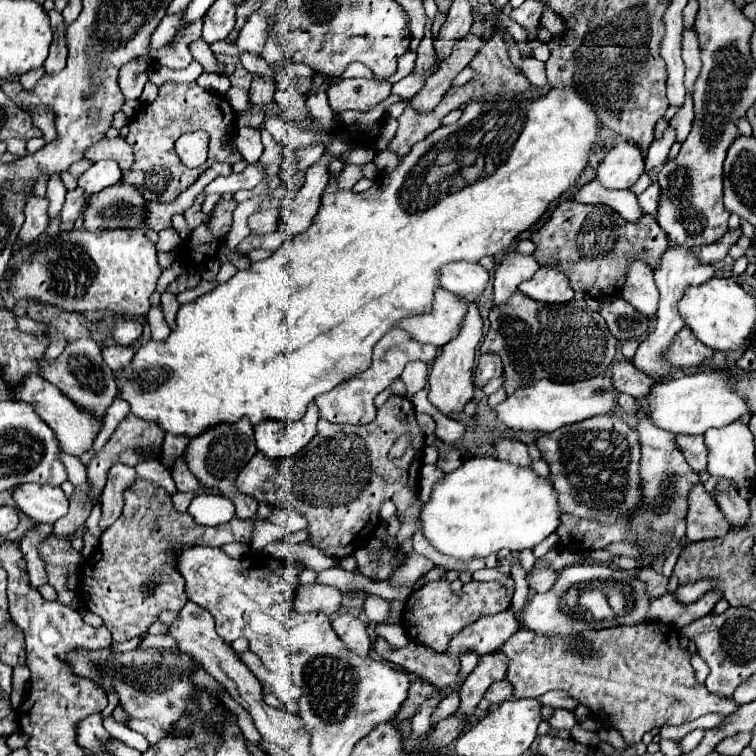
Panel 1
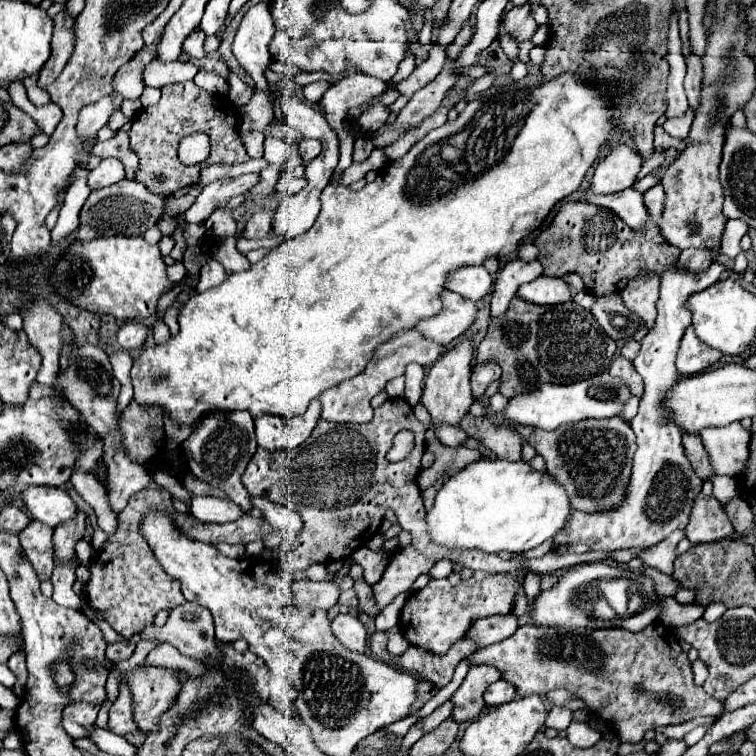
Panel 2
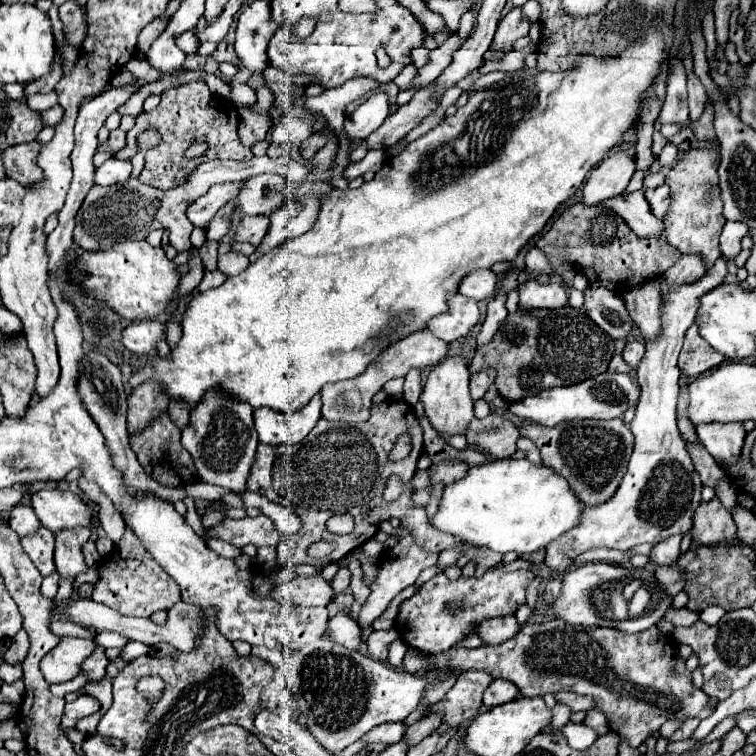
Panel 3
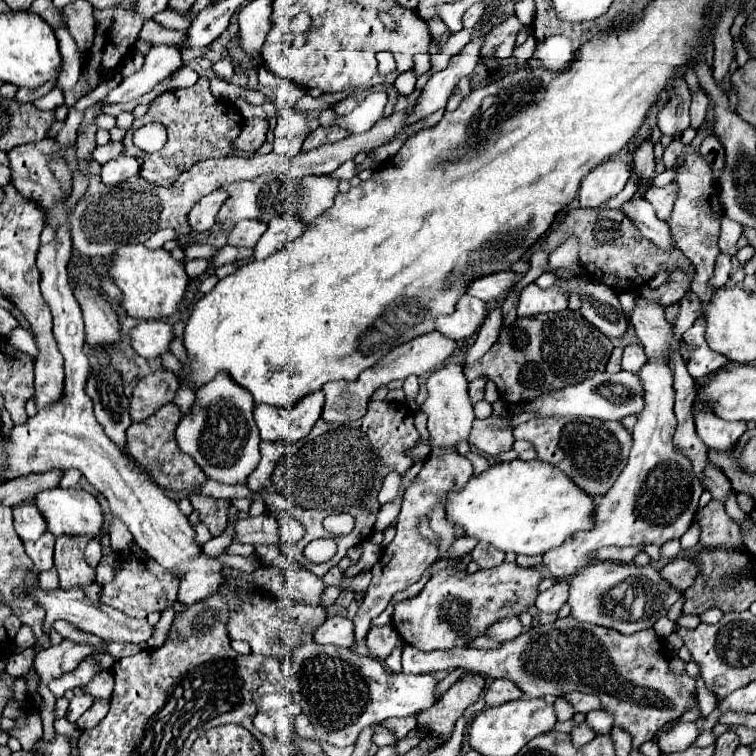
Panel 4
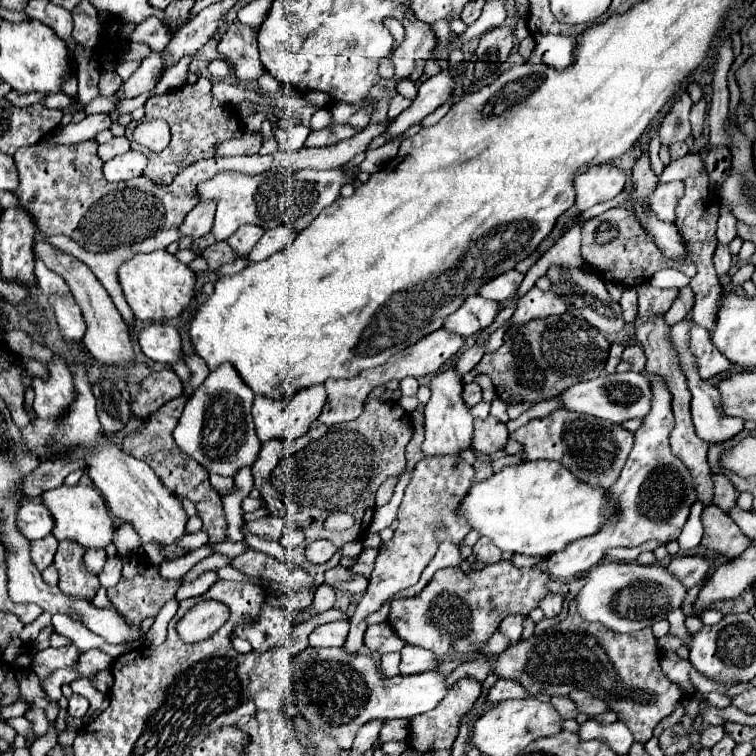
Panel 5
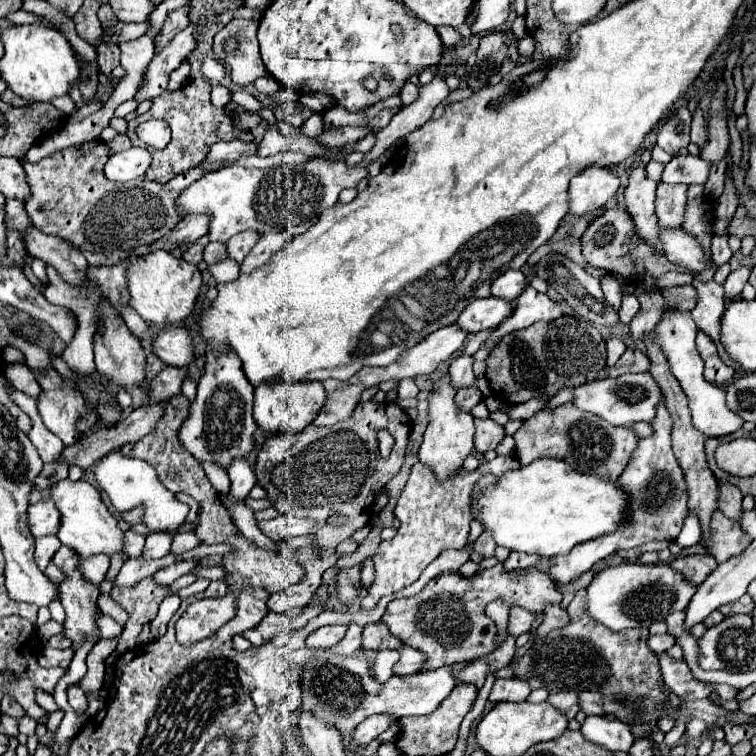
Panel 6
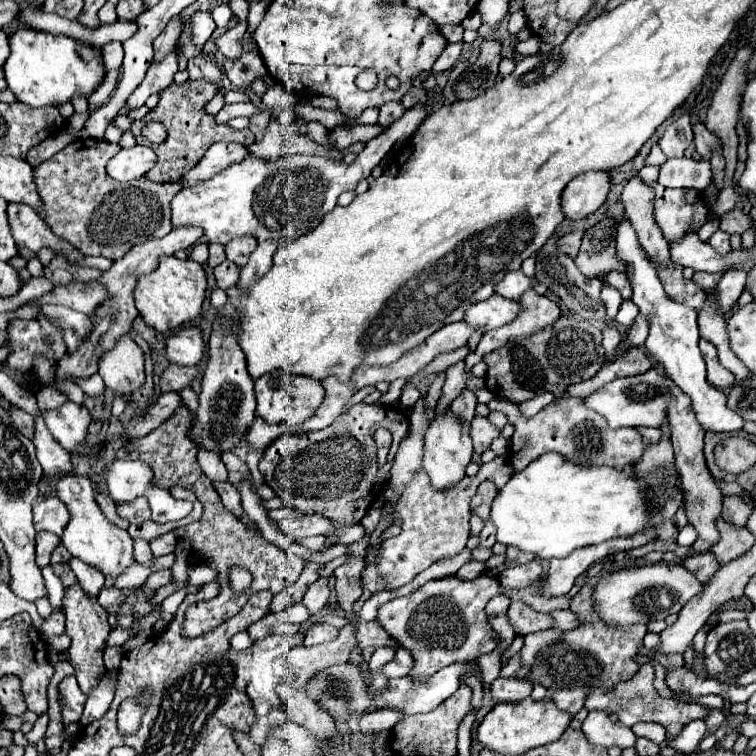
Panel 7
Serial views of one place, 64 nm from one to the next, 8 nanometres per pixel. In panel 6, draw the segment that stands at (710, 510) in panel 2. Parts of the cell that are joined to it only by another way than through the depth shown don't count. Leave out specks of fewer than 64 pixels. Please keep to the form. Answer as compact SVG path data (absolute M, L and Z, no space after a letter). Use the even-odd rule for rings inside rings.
M720 510L712 516L712 538L706 544L706 550L716 558L716 562L726 562L732 556L742 554L752 538L742 530L742 526L736 520L726 518Z

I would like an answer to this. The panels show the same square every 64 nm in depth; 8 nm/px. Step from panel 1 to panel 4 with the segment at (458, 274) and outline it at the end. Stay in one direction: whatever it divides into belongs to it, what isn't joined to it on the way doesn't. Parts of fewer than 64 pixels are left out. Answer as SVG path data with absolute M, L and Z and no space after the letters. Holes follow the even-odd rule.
M506 270L506 272L490 274L490 276L484 276L476 282L472 282L468 292L470 292L470 296L476 296L484 302L496 302L500 296L506 296L520 280L522 280L522 274Z

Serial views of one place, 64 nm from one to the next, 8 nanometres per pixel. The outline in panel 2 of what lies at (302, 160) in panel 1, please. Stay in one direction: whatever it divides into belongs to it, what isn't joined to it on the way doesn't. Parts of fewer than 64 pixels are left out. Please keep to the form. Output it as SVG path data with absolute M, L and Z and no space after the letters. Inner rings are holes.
M302 140L298 144L298 150L300 150L300 156L304 162L310 162L312 158L318 156L320 152L320 140Z

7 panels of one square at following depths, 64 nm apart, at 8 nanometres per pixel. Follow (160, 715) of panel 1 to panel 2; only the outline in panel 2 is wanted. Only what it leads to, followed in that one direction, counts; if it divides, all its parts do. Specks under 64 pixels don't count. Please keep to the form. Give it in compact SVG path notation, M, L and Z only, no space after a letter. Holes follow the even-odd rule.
M150 666L146 668L132 668L122 674L130 676L128 684L134 692L136 712L134 720L142 732L150 732L156 728L158 716L170 706L174 694L178 694L178 680L174 670Z

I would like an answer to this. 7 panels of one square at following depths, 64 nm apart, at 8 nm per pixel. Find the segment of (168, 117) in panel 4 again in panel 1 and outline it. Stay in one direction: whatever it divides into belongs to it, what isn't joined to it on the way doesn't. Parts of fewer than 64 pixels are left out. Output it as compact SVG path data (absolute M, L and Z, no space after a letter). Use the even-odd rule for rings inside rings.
M196 82L162 84L158 98L152 104L144 104L130 120L130 132L126 140L134 148L136 162L132 170L124 174L122 180L126 184L138 186L142 196L150 202L172 202L180 192L184 192L188 186L192 186L200 178L200 174L208 168L208 164L214 164L214 162L236 164L244 160L232 142L232 126L226 126L224 112L234 112L228 100L220 94L212 94L200 88ZM196 128L202 128L204 132L210 134L210 154L202 166L190 170L178 160L178 154L174 152L174 142L182 134Z

